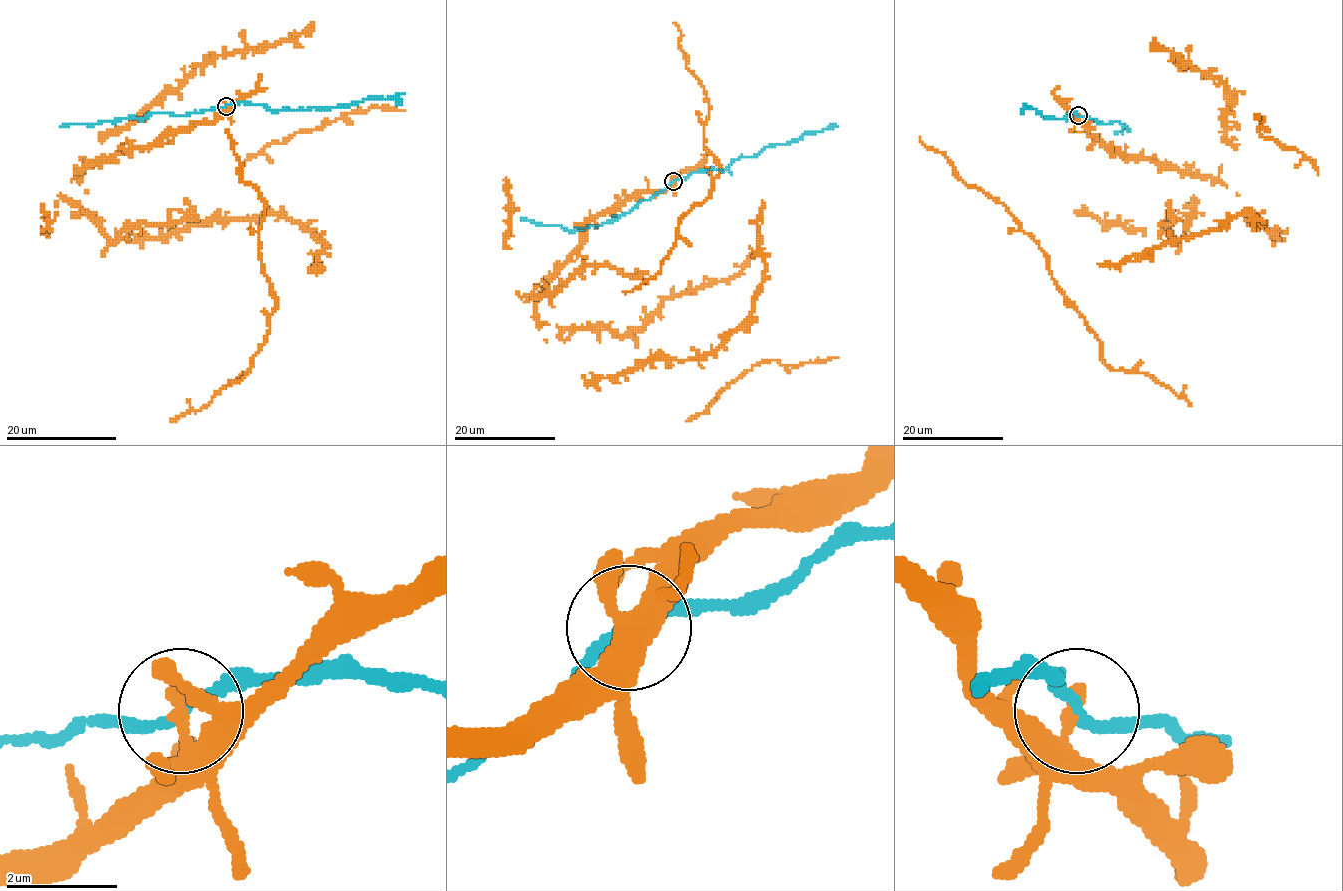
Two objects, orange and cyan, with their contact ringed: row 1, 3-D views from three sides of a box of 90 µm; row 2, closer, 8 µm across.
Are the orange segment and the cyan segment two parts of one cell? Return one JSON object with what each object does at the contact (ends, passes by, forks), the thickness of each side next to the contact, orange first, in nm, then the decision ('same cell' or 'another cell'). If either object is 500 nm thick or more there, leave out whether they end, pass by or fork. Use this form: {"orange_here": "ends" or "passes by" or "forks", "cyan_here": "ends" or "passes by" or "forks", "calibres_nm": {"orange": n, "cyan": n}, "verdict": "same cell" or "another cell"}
{"orange_here": "passes by", "cyan_here": "passes by", "calibres_nm": {"orange": 200, "cyan": 170}, "verdict": "another cell"}

